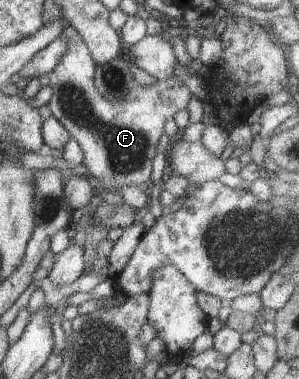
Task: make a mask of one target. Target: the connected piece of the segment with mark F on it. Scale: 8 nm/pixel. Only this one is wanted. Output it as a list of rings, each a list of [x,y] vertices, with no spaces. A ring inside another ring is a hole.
[[[69,24],[59,38],[67,42],[67,50],[50,72],[53,94],[47,105],[83,150],[83,164],[93,186],[99,192],[119,193],[123,187],[150,183],[153,158],[166,142],[165,122],[196,102],[189,87],[178,76],[151,86],[134,82],[125,98],[109,102],[95,86],[96,64],[79,32]]]

